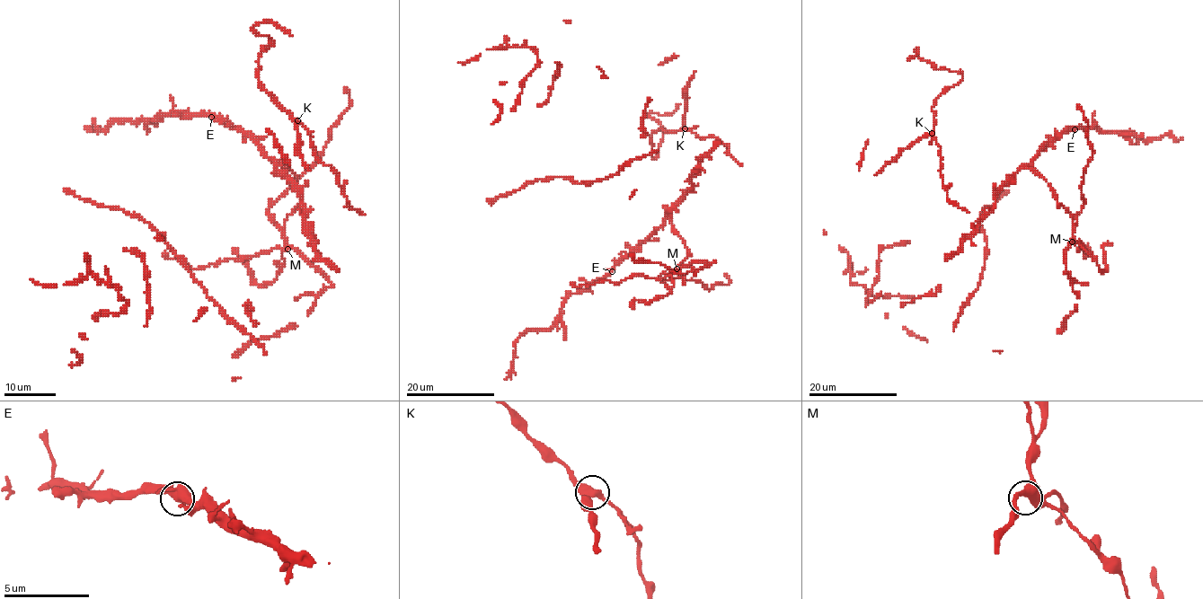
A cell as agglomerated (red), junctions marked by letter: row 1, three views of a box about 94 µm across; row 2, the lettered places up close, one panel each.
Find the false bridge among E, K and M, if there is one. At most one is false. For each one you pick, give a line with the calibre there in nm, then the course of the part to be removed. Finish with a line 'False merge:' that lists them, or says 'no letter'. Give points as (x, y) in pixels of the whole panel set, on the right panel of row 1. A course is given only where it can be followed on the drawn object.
K: 380 nm | (931, 132), (940, 148), (940, 175), (948, 199), (968, 213)
False merge: K

